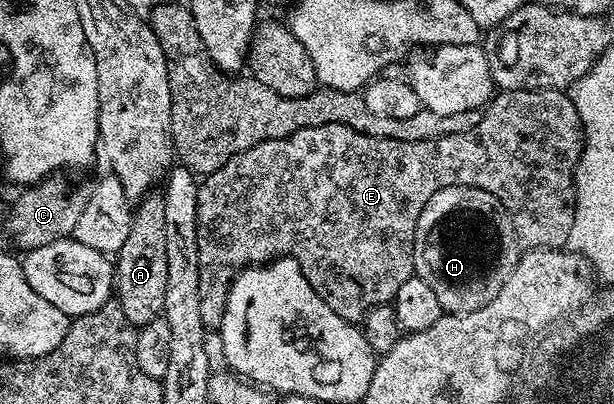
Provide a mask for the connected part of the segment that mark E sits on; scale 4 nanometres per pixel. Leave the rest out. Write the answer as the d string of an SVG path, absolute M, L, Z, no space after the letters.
M505 90L496 93L483 110L483 115L481 116L479 124L472 128L472 130L457 132L456 134L441 136L440 138L433 138L431 140L389 140L388 138L378 138L377 136L362 134L353 128L349 128L345 124L337 124L336 122L306 126L284 138L270 138L269 140L265 140L261 144L257 144L253 148L249 148L245 152L233 156L225 165L221 168L217 168L217 172L206 175L206 177L199 182L199 191L197 192L197 248L199 249L199 275L201 276L201 320L203 321L204 327L211 332L218 331L219 326L223 322L223 313L225 312L227 293L231 287L231 281L235 279L236 274L238 274L240 270L245 270L248 266L262 266L266 263L275 261L277 258L292 258L293 260L297 260L297 264L301 268L305 280L309 280L313 292L317 292L317 296L321 296L321 300L325 300L325 304L329 304L329 308L333 308L333 312L337 312L337 316L341 316L347 322L358 323L365 313L365 308L390 303L392 299L394 299L397 288L401 288L401 284L405 284L405 280L409 280L413 277L415 273L415 265L413 264L413 240L415 239L417 220L421 216L421 212L425 208L427 201L430 200L438 190L443 189L445 186L478 184L485 192L493 192L493 196L497 196L497 200L501 200L507 205L507 211L513 220L513 228L515 229L515 235L517 236L520 247L526 248L527 250L558 250L566 247L567 241L569 240L569 228L573 228L573 220L575 219L575 165L579 163L579 158L582 154L583 125L581 124L581 116L573 104L570 93L561 90Z

